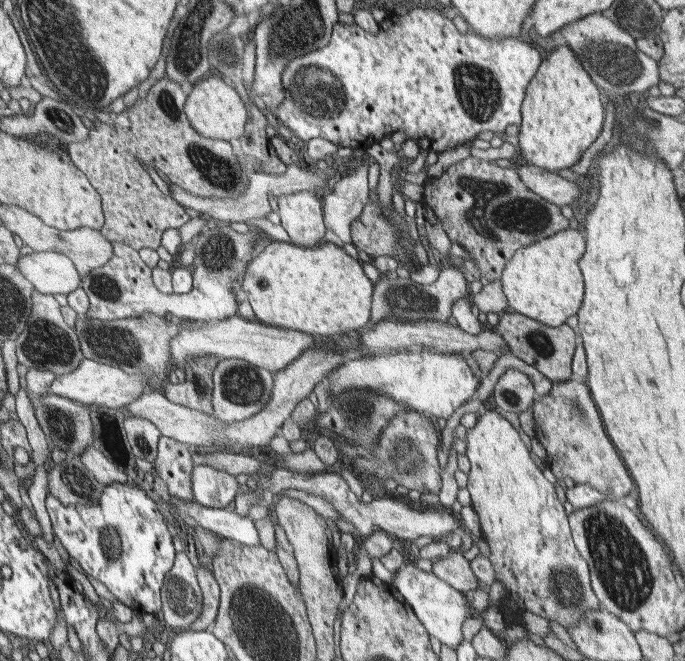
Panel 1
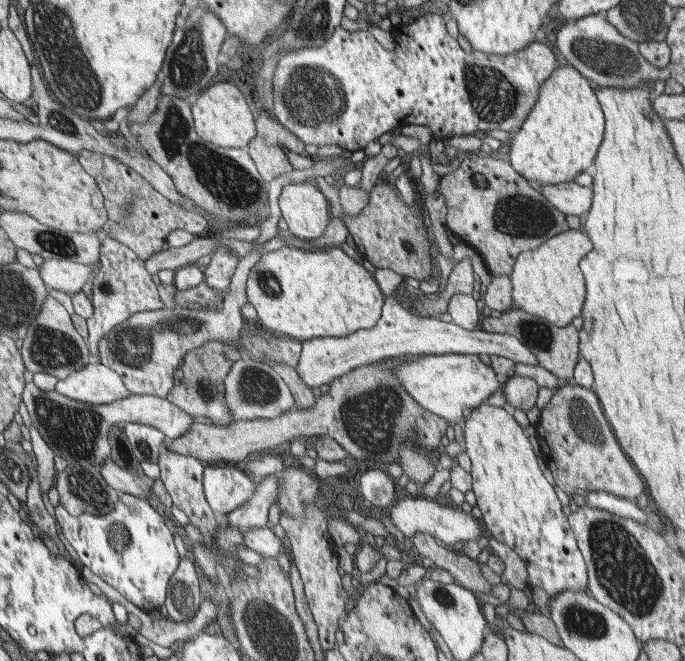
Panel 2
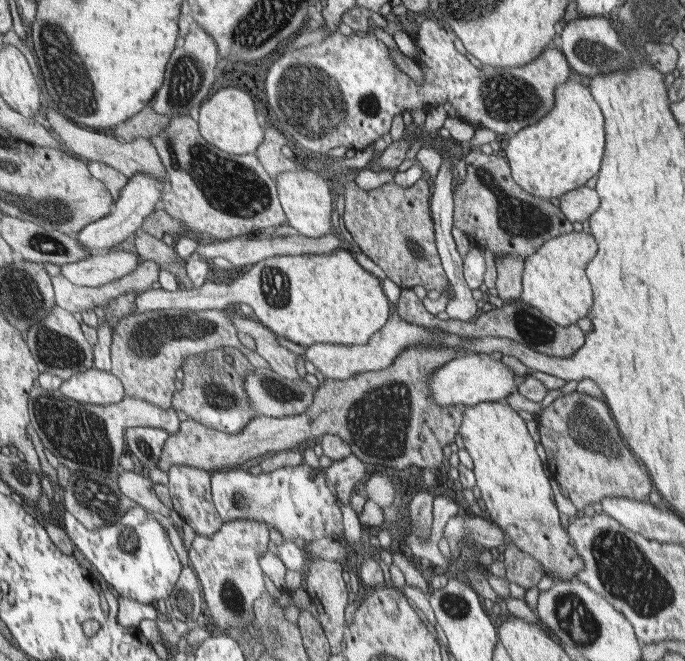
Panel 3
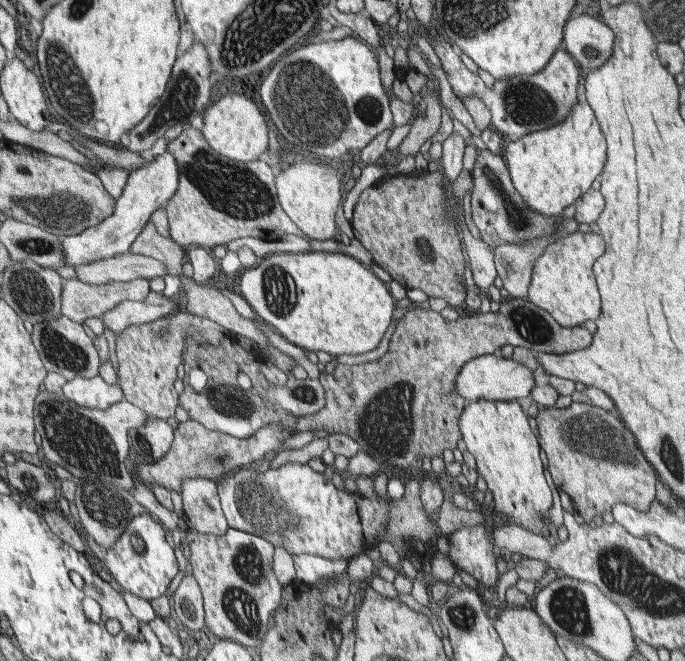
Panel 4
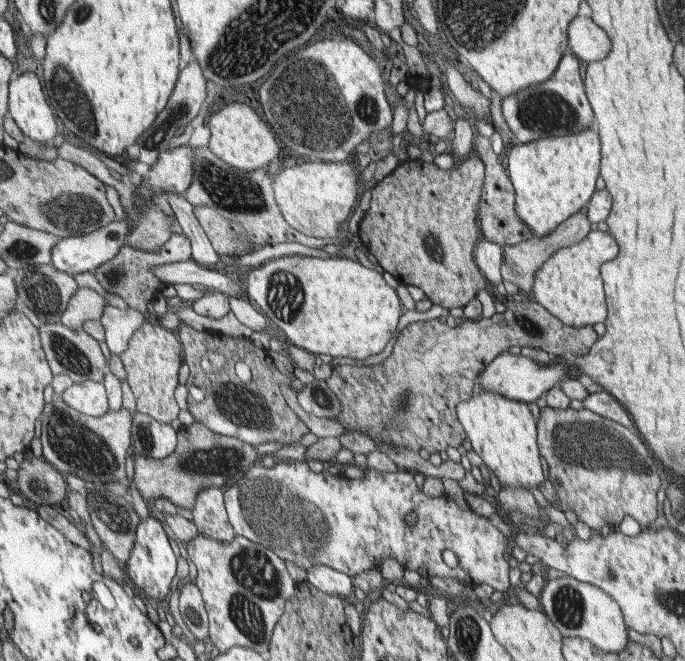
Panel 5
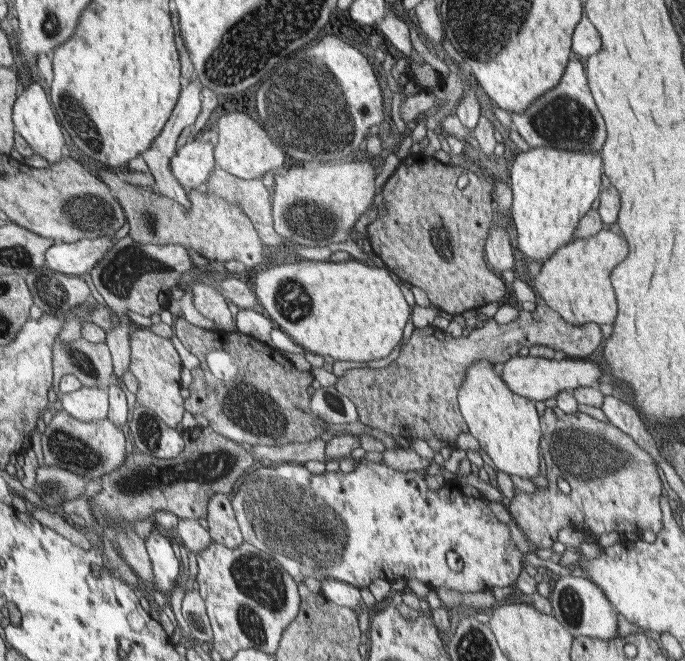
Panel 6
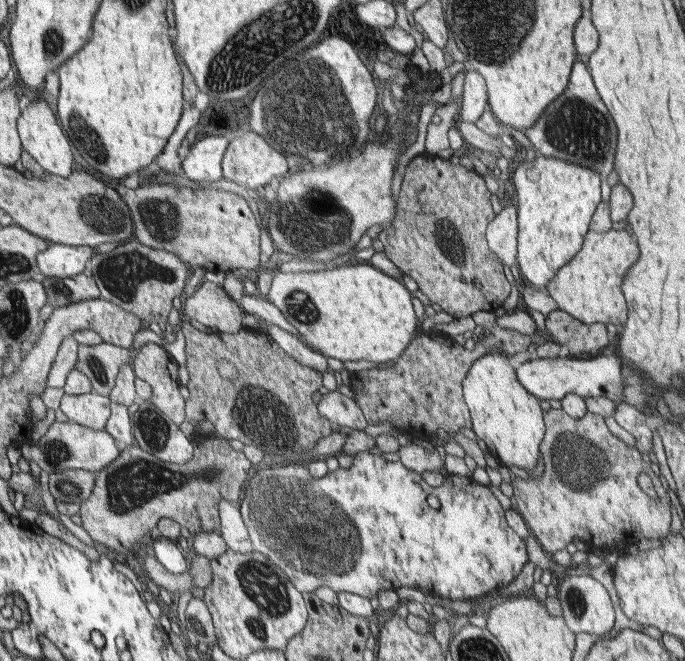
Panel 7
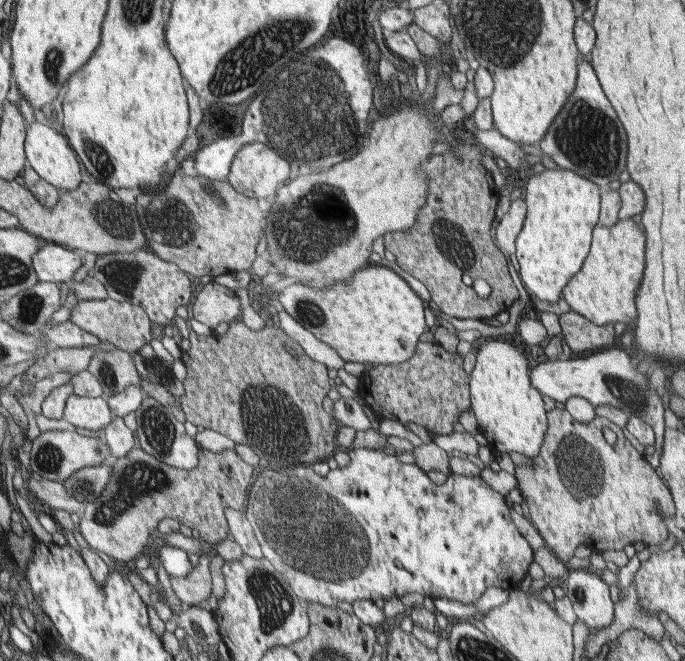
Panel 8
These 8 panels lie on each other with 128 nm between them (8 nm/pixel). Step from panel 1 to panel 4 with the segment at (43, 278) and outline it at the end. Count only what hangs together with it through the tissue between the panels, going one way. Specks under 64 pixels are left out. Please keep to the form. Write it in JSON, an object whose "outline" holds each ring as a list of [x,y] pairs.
{"outline":[[[131,251],[88,264],[74,265],[77,280],[88,285],[104,285],[114,281],[142,278],[151,282],[155,277],[166,275],[165,269],[166,266],[158,260]]]}

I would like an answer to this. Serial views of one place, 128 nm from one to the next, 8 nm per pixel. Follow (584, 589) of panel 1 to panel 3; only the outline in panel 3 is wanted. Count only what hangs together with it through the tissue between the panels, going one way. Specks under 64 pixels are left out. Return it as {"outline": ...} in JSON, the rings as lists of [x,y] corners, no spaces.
{"outline":[[[506,400],[476,404],[463,411],[460,434],[473,459],[473,473],[489,520],[508,536],[510,543],[542,564],[544,576],[550,576],[555,582],[576,578],[584,570],[584,561],[576,551],[574,539],[560,522],[550,478],[544,474],[524,419]]]}

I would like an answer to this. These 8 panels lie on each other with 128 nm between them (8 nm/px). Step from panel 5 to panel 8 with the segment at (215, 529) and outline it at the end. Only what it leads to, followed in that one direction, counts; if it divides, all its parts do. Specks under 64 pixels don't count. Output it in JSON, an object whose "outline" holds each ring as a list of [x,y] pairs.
{"outline":[[[226,507],[224,514],[230,526],[230,534],[238,546],[244,550],[244,554],[258,558],[264,556],[259,540],[255,536],[255,530],[247,518],[248,513]]]}

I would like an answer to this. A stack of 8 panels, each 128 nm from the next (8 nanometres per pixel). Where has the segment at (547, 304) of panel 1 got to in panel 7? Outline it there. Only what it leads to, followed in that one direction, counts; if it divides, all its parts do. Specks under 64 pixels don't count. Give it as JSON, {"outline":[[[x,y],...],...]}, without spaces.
{"outline":[[[611,229],[604,233],[590,231],[581,251],[557,270],[555,279],[545,285],[544,292],[554,299],[560,310],[584,324],[614,324],[619,328],[629,314],[629,305],[621,290],[622,280],[640,256],[637,241],[628,229]]]}

